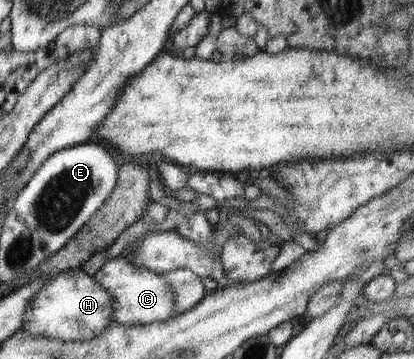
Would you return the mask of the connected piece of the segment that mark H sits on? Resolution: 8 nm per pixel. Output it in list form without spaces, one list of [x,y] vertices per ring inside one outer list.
[[[71,268],[60,272],[60,275],[56,275],[52,281],[42,285],[38,293],[34,293],[34,297],[22,314],[22,325],[19,325],[18,330],[48,339],[88,341],[113,323],[112,312],[114,312],[112,296],[89,273],[82,269]]]

